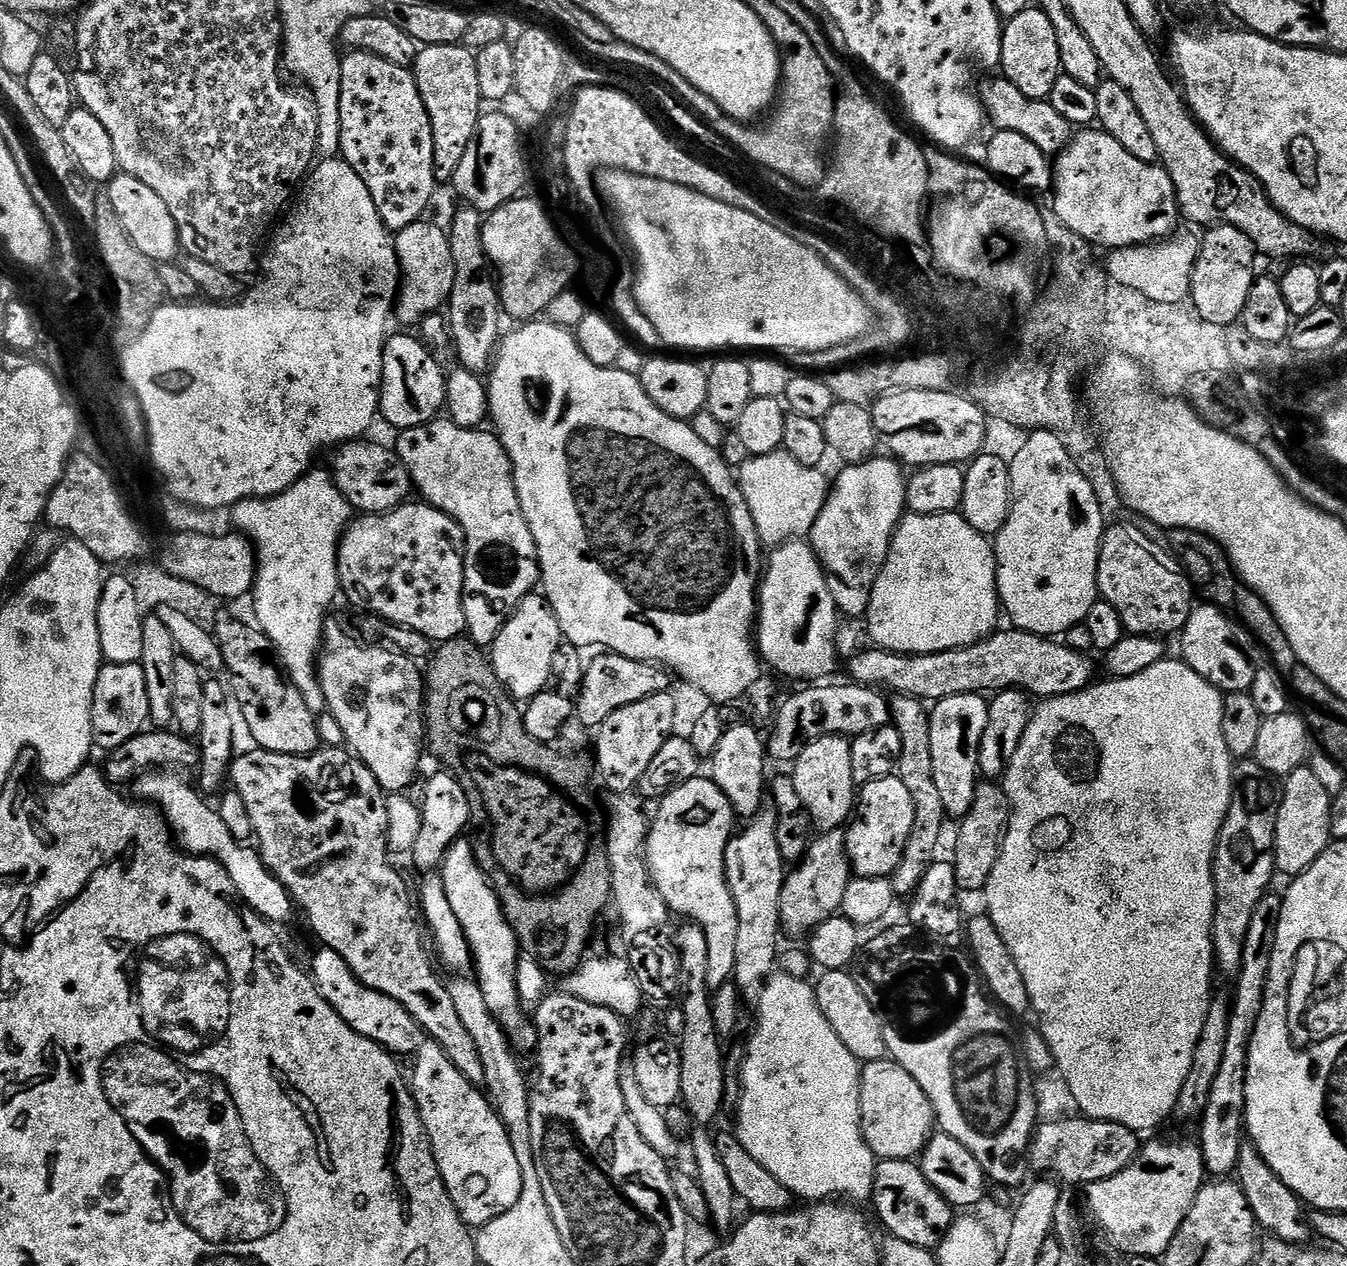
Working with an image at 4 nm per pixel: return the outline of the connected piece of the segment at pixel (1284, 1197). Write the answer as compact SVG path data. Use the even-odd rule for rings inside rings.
M1246 1142L1242 1146L1236 1163L1235 1175L1237 1183L1246 1195L1246 1202L1250 1202L1250 1210L1254 1214L1257 1225L1263 1231L1265 1228L1269 1237L1303 1245L1311 1241L1308 1239L1313 1239L1314 1233L1309 1217L1306 1215L1305 1205L1300 1197L1295 1196L1290 1190L1290 1186L1286 1186L1286 1182L1282 1182L1282 1178L1278 1178L1278 1174L1274 1174L1270 1166L1266 1166L1266 1158L1258 1154L1255 1144Z

